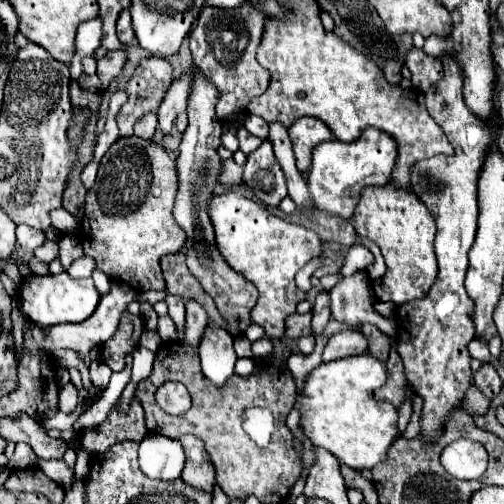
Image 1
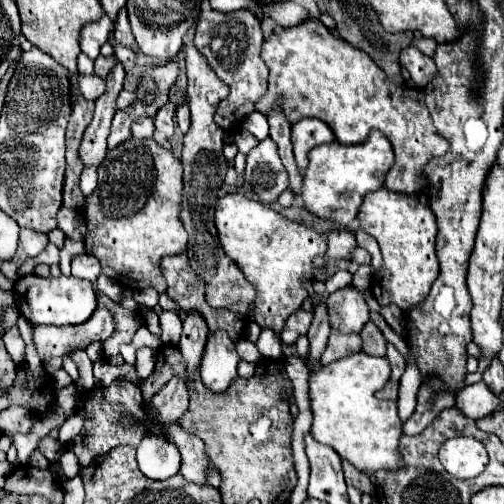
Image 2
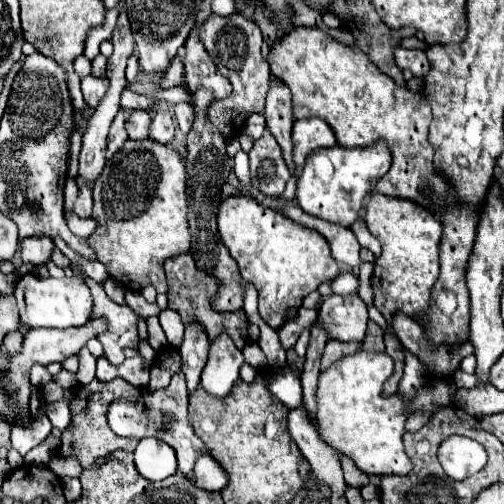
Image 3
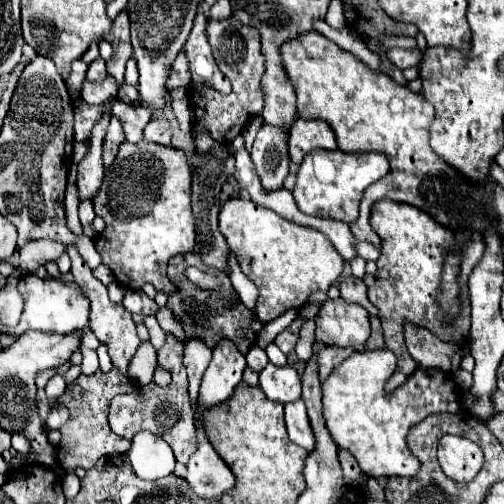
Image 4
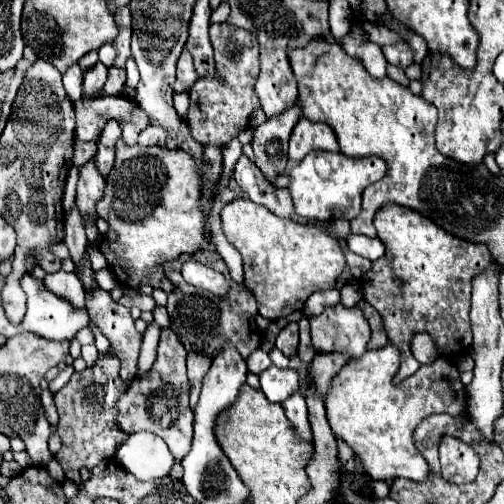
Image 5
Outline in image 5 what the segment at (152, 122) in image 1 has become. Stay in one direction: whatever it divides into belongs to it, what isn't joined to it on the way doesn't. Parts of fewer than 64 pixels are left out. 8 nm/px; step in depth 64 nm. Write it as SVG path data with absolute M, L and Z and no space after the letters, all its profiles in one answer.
M100 96L74 102L76 130L104 130L108 120L118 120L122 140L128 146L136 144L138 134L148 126L148 118L140 106L124 96Z

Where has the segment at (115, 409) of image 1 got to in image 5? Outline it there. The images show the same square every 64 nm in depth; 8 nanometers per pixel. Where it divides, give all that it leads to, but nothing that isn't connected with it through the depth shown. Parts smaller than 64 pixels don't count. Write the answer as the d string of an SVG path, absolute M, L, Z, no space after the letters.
M110 348L106 356L98 356L94 366L82 372L74 372L70 382L60 392L56 392L54 400L60 414L56 432L62 438L62 448L56 454L56 460L64 468L66 478L72 480L74 484L82 486L82 478L80 478L82 466L94 468L104 458L110 458L116 452L116 448L128 438L116 424L116 416L118 416L116 404L118 398L126 392L126 388L128 384L120 380L120 358Z

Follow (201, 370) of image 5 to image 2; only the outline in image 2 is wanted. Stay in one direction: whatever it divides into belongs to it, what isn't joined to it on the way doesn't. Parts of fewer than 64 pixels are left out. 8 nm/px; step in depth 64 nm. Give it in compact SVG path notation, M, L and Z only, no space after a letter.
M192 312L192 316L184 318L184 332L182 332L182 338L178 344L178 348L186 360L188 380L194 380L194 374L200 368L206 342L208 342L208 326L204 324L202 316L196 316L196 312Z

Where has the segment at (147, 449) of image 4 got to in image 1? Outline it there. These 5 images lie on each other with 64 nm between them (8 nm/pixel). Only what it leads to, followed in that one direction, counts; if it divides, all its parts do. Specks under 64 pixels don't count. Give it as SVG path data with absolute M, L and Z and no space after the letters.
M148 434L140 442L140 470L148 478L174 480L184 468L184 450L174 438L162 434Z

